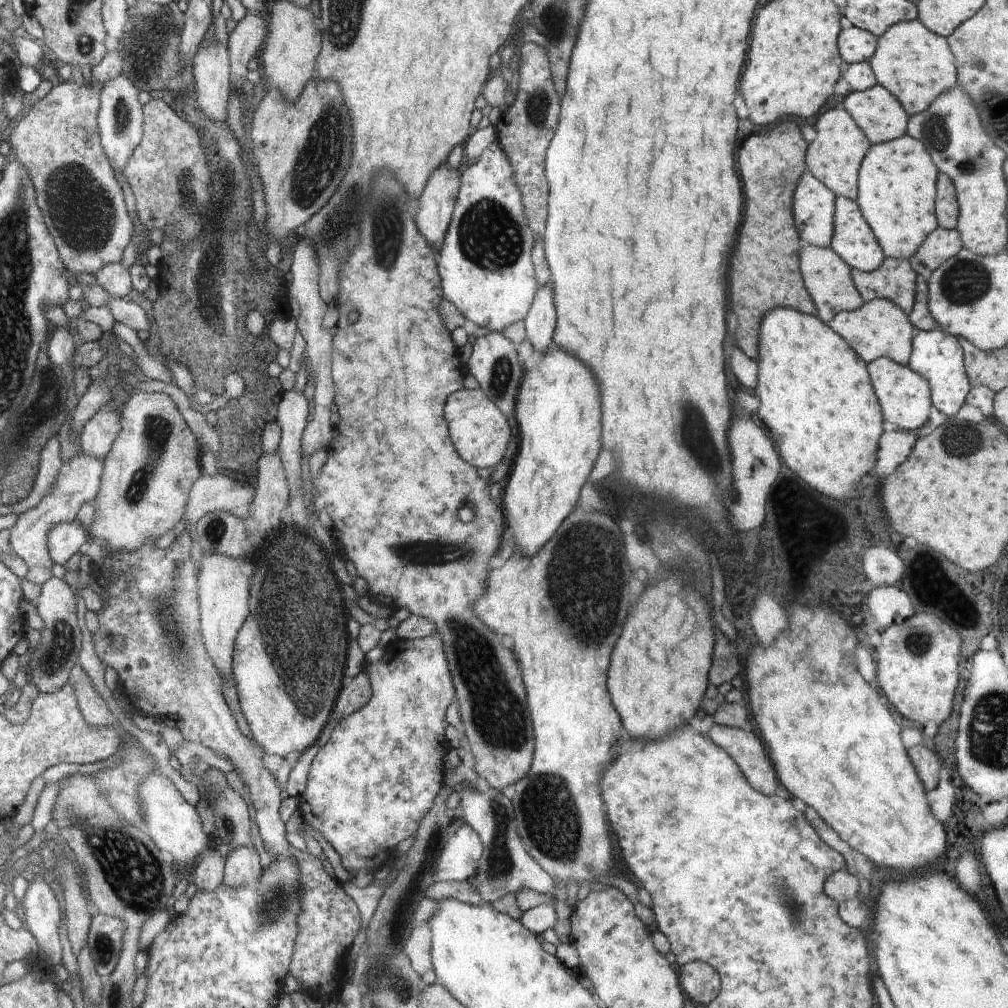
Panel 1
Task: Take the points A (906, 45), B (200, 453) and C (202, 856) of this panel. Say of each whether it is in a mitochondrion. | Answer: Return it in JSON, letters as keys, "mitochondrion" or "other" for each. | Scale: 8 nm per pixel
{"A":"other","B":"other","C":"other"}

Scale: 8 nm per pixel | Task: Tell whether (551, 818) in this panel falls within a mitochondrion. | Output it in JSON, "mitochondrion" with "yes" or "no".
{"mitochondrion":"yes"}

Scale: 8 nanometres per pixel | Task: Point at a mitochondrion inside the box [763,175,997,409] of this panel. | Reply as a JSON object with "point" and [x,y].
{"point":[965,282]}

